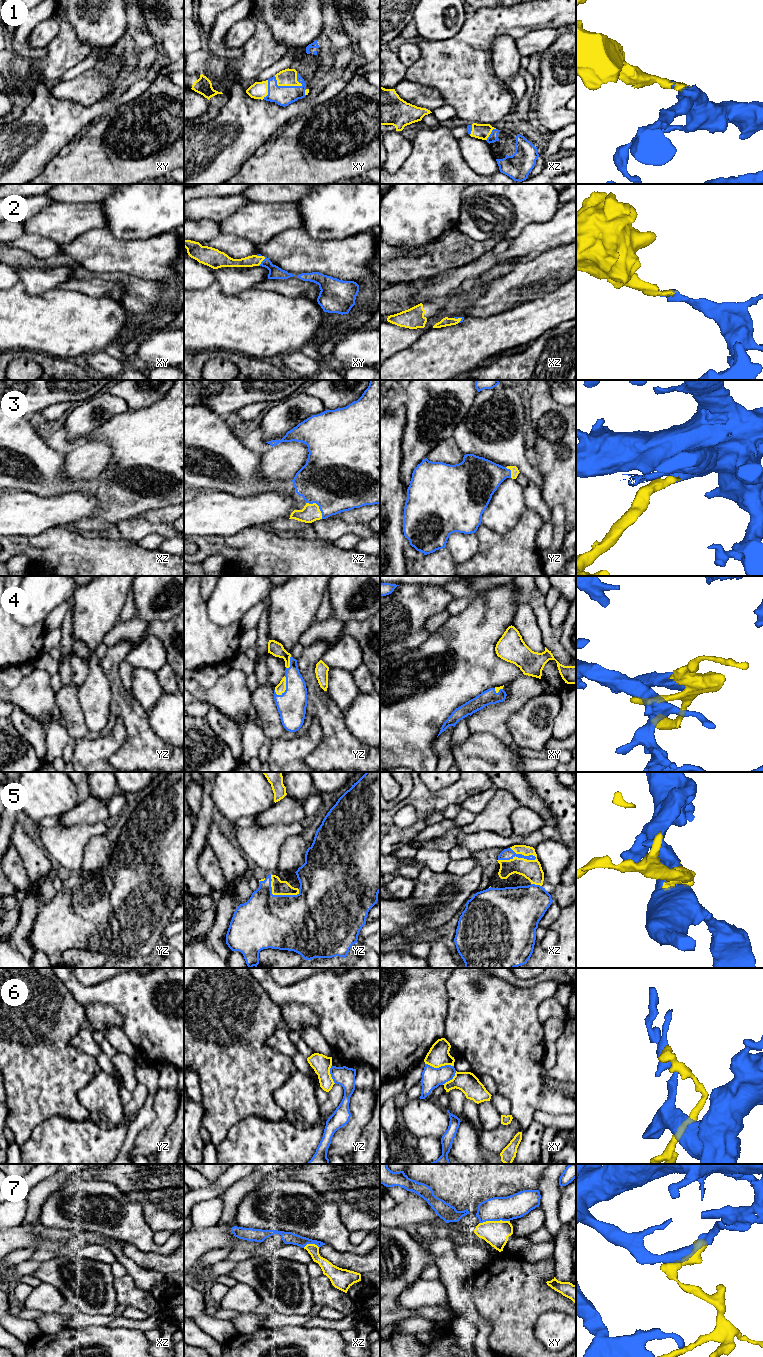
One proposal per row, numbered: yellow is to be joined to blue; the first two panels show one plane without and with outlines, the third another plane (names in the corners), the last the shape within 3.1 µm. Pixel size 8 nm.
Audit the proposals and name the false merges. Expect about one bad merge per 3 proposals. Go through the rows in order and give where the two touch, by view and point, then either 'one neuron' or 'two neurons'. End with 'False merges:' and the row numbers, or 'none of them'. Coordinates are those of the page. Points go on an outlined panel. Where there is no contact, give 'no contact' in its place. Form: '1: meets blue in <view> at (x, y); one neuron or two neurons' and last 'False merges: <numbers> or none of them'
1: meets blue in xy at (286, 86); one neuron
2: meets blue in xy at (262, 261); one neuron
3: meets blue in xz at (318, 505); one neuron
4: meets blue in yz at (286, 687); one neuron
5: meets blue in xz at (517, 854); one neuron
6: meets blue in xy at (439, 1067); two neurons
7: meets blue in xy at (494, 1220); two neurons
False merges: 6, 7

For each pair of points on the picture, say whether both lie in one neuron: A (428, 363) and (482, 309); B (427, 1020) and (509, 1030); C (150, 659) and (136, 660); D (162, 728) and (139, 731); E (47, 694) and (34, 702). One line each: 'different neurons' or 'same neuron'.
A: different neurons
B: different neurons
C: same neuron
D: different neurons
E: same neuron

